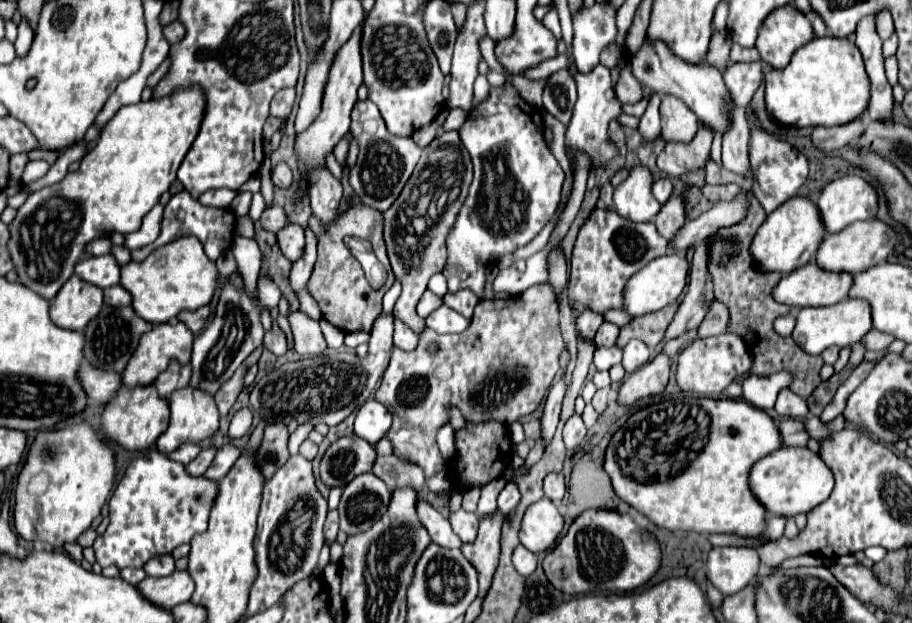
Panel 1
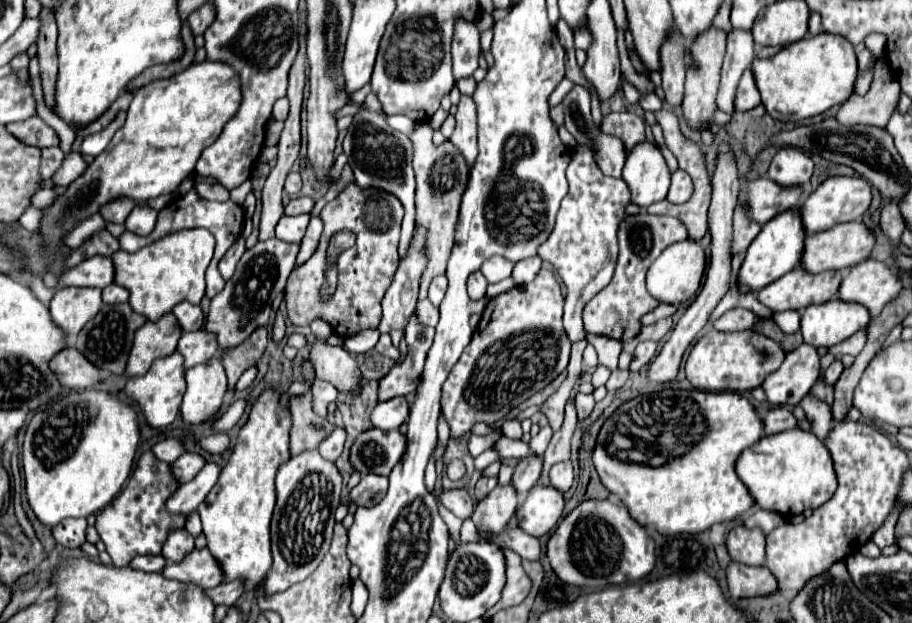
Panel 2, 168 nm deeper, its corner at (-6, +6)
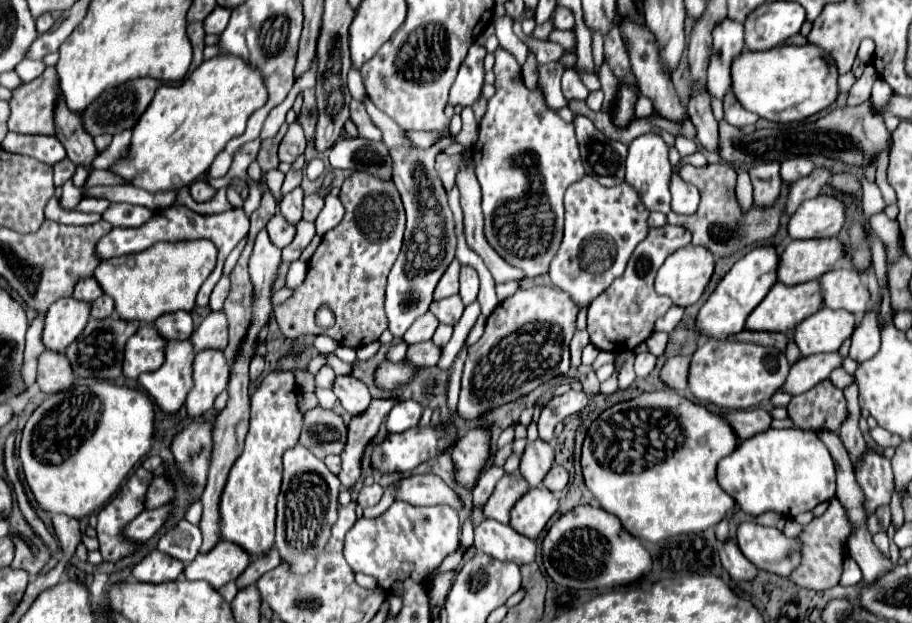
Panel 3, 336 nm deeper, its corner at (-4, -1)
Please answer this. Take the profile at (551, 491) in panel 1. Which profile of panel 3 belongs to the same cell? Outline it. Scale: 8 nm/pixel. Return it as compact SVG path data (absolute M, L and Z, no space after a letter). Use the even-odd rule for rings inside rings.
M552 466L550 468L550 472L546 474L546 478L542 480L542 484L548 488L548 490L552 490L552 492L562 492L564 488L566 488L566 484L568 484L568 472L566 472L566 468L562 468L562 466Z

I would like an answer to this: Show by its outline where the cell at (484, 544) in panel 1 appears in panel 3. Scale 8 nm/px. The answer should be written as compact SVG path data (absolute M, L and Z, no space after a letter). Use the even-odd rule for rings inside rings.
M514 472L514 474L504 474L492 496L488 498L486 506L484 506L484 514L488 518L494 518L494 520L500 520L502 524L508 524L510 520L510 510L512 506L516 504L516 500L520 500L526 492L528 492L528 482L522 478L520 472Z

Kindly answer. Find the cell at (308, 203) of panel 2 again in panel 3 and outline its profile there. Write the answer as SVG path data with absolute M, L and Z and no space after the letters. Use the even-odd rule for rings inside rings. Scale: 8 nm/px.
M318 192L304 198L304 220L314 222L314 220L318 218L320 210L324 208L324 198L326 198L326 196L322 196L322 194L318 194Z

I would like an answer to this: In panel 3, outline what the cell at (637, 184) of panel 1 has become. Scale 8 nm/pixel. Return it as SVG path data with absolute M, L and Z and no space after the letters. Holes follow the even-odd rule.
M648 132L638 136L630 148L628 148L628 158L626 158L626 182L632 184L640 196L644 198L644 204L652 210L652 212L662 212L668 214L670 208L670 190L668 190L668 180L672 176L672 168L670 168L670 160L668 160L668 146L662 140L660 134Z

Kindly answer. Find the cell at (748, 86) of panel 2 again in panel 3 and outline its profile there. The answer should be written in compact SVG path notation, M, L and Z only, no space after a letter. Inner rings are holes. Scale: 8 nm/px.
M728 92L724 96L724 120L732 126L742 128L742 126L748 126L748 124L756 124L758 116L744 110L742 104L736 100L736 96L732 96L732 92Z

